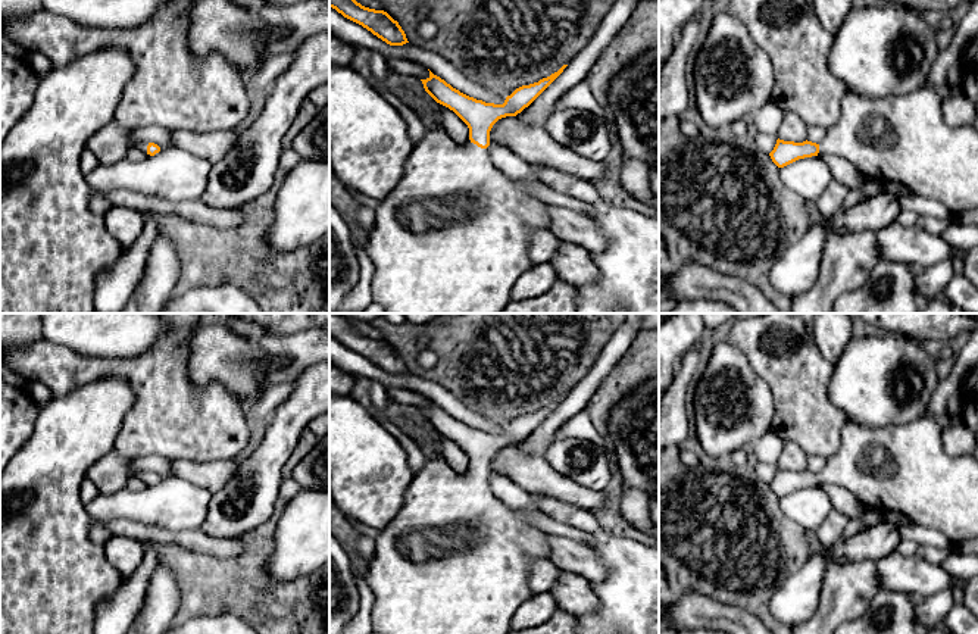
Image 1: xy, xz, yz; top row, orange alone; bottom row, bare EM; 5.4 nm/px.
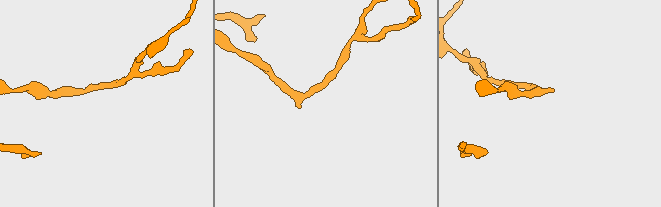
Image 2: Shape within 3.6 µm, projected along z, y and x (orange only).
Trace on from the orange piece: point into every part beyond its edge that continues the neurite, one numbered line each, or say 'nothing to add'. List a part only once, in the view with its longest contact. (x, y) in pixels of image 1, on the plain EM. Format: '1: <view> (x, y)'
1: xz (455, 559)

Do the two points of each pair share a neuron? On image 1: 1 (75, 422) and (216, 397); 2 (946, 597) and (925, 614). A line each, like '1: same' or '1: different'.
1: different
2: same

